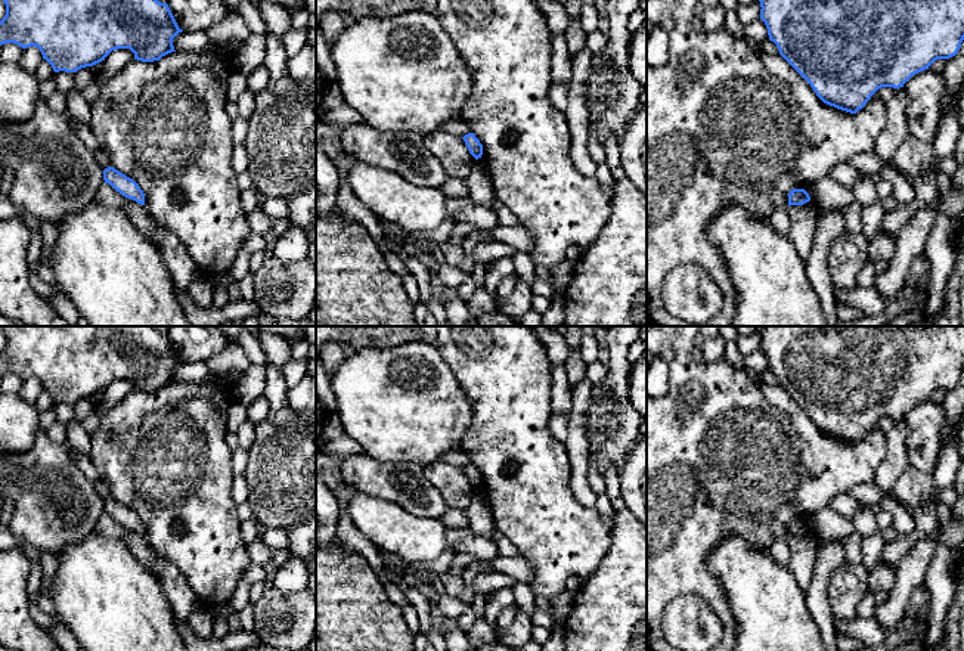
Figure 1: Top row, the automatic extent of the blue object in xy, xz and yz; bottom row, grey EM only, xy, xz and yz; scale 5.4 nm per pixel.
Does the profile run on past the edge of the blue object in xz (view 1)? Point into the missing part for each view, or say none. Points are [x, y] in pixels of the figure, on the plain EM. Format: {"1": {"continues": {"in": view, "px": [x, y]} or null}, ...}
{"1": {"continues": null}}

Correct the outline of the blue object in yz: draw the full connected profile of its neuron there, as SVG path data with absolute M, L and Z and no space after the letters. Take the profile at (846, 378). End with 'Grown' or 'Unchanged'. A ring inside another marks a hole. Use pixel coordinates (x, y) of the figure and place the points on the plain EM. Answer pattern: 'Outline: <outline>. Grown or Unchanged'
Outline: M760 326L760 350L779 385L827 435L856 444L881 418L899 419L937 390L955 387L964 371L964 326Z. Unchanged

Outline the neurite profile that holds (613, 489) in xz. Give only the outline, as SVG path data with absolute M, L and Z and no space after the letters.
M601 462L595 465L596 471L604 477L605 496L613 500L622 496L622 484L619 468L611 462Z

